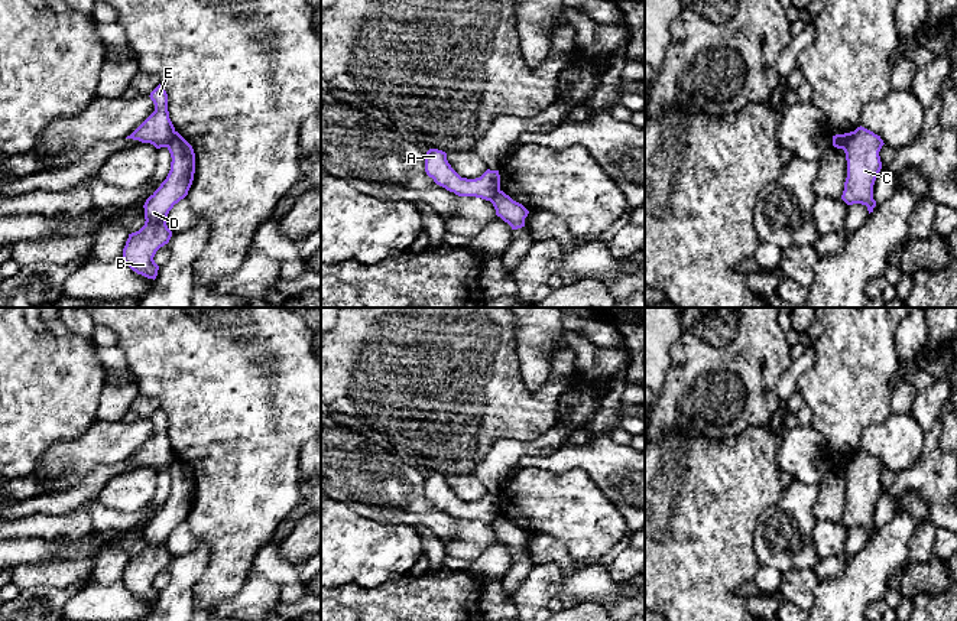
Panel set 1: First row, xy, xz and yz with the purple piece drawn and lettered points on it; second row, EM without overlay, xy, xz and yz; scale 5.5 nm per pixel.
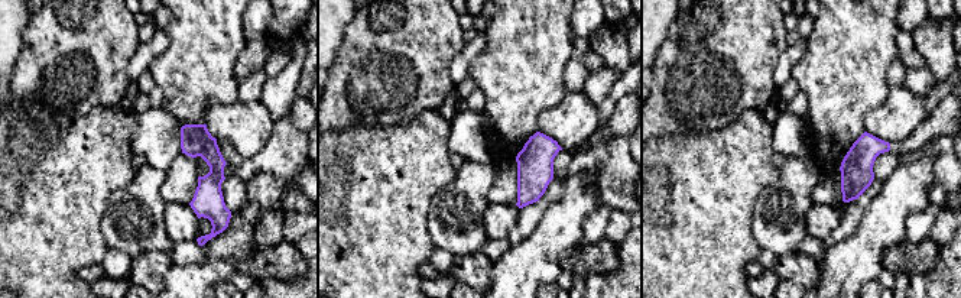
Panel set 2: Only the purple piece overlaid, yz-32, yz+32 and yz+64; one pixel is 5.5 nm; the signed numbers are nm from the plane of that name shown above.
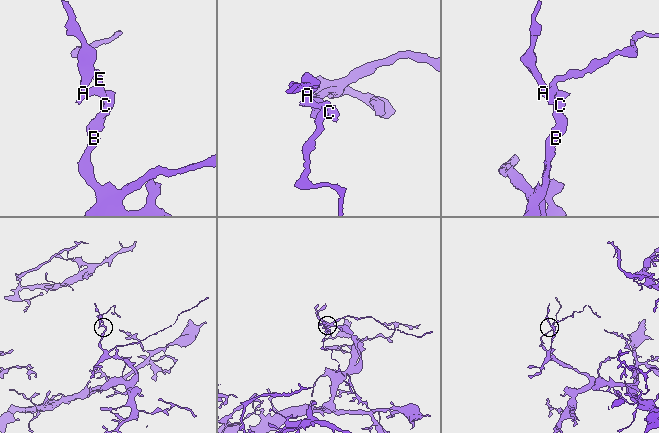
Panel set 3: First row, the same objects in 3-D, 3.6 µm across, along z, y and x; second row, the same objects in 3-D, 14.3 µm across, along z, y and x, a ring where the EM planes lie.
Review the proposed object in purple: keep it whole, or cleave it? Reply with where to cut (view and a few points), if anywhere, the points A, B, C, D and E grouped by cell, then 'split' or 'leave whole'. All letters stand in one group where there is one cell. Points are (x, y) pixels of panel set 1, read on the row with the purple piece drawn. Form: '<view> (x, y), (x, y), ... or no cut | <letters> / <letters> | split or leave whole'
yz (853, 132), (843, 149) | A E / B C D | split

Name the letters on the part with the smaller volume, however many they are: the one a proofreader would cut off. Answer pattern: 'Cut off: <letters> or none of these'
Cut off: A, E

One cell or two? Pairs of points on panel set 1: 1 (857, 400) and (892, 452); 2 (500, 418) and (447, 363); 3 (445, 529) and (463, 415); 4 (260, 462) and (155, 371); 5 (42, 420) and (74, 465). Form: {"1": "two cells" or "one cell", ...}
{"1": "two cells", "2": "one cell", "3": "two cells", "4": "one cell", "5": "two cells"}

